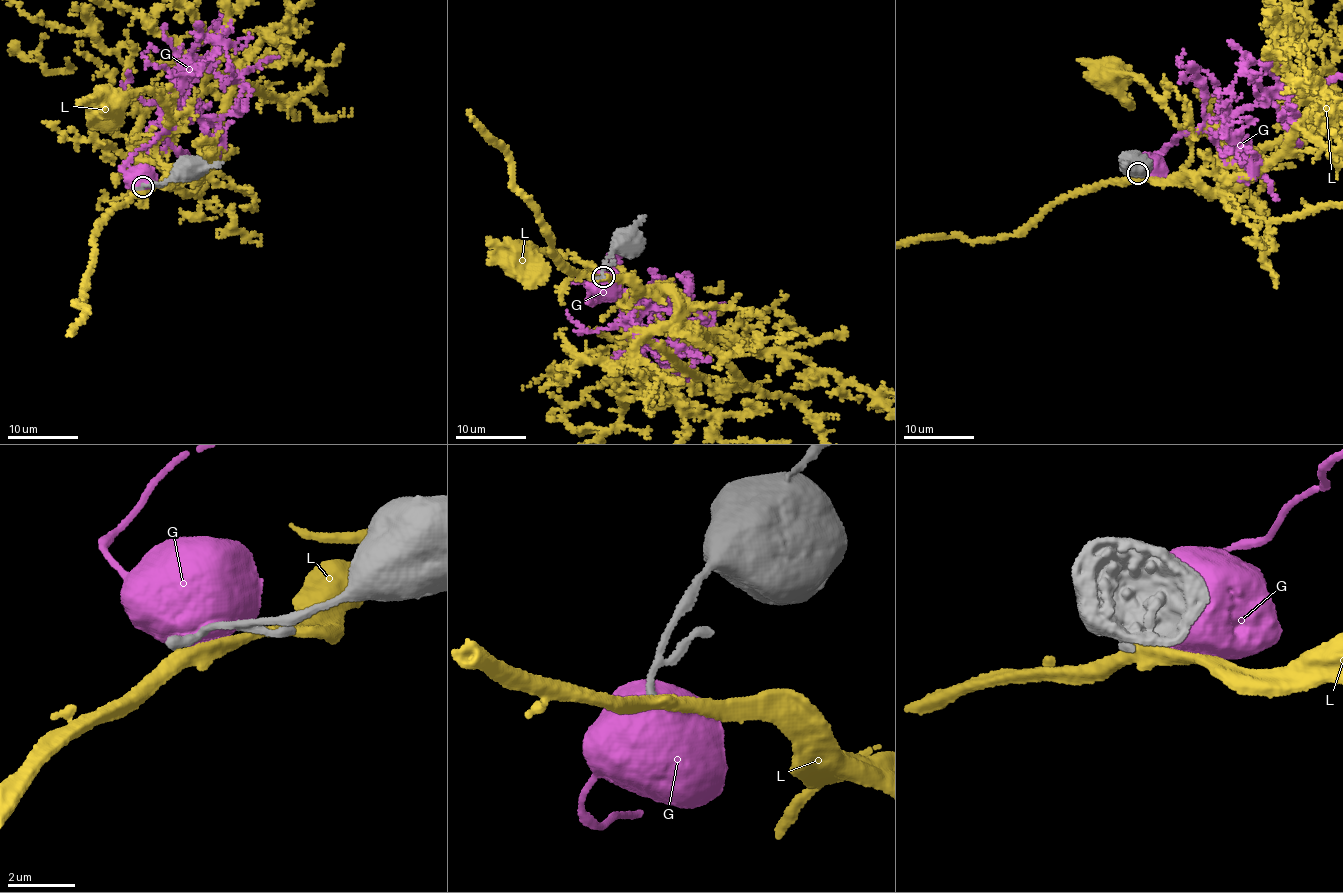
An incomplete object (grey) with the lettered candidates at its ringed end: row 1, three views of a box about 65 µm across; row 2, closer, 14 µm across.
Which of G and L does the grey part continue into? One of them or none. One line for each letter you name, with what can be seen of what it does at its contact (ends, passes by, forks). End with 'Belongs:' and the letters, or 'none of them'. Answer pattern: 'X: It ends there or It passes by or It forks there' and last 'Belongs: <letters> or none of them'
Belongs: none of them

